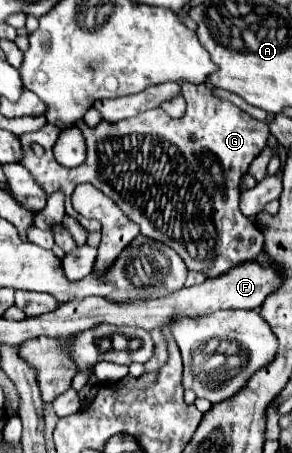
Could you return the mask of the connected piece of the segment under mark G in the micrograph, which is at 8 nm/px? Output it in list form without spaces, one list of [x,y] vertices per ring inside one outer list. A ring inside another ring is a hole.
[[[182,83],[182,97],[188,103],[186,115],[182,119],[172,119],[168,113],[164,113],[158,107],[146,111],[144,115],[124,119],[120,123],[100,121],[94,129],[90,129],[90,157],[76,169],[62,169],[60,165],[56,165],[52,149],[61,130],[50,123],[46,123],[42,129],[34,133],[24,133],[18,137],[20,145],[24,147],[22,161],[48,197],[56,191],[64,193],[66,213],[78,219],[86,231],[96,231],[98,229],[96,221],[84,219],[70,205],[70,195],[74,187],[80,183],[92,183],[110,199],[114,199],[114,203],[122,209],[122,213],[140,227],[142,235],[166,243],[168,247],[174,247],[174,251],[186,261],[186,267],[190,271],[200,271],[208,275],[208,279],[216,279],[236,265],[254,261],[262,253],[264,237],[254,225],[254,221],[242,215],[238,201],[240,201],[242,175],[248,171],[252,159],[264,149],[270,131],[262,121],[250,117],[246,111],[238,109],[230,101],[220,101],[216,95],[212,95],[212,91],[206,85],[196,87],[192,83]],[[32,143],[40,143],[46,149],[44,157],[36,157],[32,153],[30,149]],[[162,215],[180,215],[180,223],[170,223],[170,221],[160,223]]]

